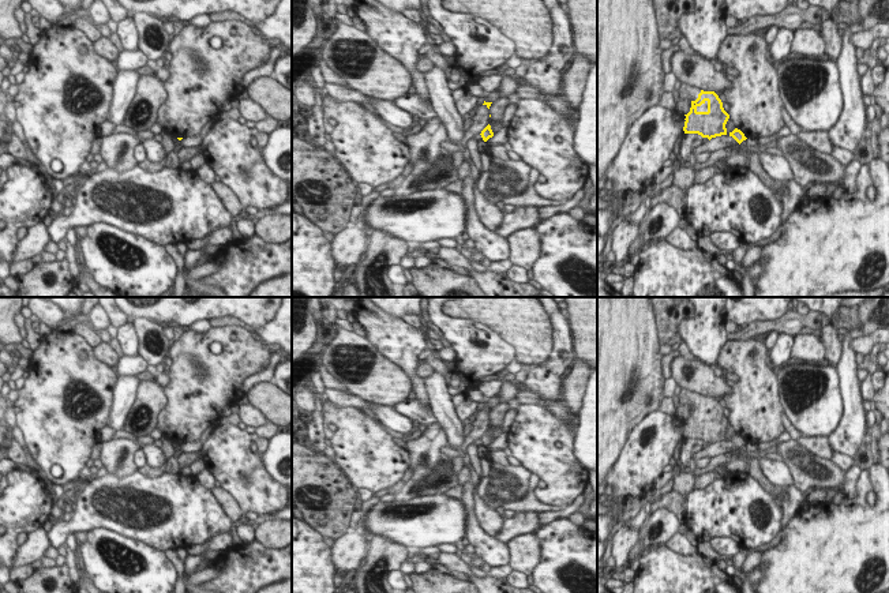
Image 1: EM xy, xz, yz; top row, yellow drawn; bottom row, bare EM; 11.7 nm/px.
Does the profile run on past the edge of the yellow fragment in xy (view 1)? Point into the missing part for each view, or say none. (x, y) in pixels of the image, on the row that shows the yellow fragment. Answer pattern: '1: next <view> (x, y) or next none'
1: next none

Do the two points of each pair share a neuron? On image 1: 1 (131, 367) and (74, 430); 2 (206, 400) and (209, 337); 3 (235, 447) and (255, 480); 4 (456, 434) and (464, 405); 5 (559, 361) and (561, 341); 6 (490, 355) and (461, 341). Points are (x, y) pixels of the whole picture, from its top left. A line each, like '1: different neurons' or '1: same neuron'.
1: different neurons
2: same neuron
3: same neuron
4: different neurons
5: same neuron
6: same neuron

